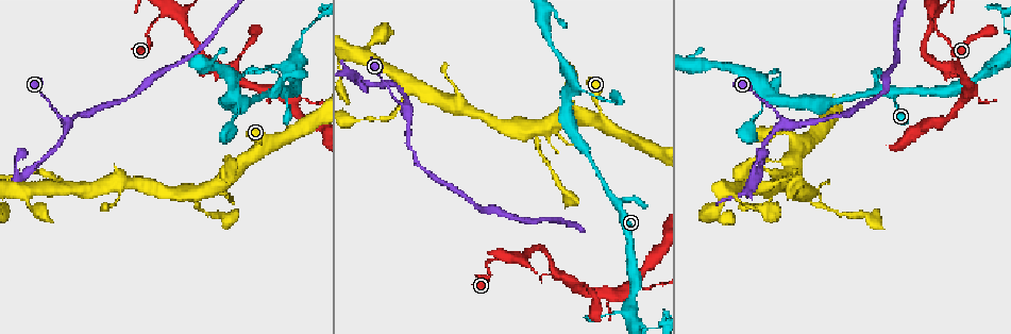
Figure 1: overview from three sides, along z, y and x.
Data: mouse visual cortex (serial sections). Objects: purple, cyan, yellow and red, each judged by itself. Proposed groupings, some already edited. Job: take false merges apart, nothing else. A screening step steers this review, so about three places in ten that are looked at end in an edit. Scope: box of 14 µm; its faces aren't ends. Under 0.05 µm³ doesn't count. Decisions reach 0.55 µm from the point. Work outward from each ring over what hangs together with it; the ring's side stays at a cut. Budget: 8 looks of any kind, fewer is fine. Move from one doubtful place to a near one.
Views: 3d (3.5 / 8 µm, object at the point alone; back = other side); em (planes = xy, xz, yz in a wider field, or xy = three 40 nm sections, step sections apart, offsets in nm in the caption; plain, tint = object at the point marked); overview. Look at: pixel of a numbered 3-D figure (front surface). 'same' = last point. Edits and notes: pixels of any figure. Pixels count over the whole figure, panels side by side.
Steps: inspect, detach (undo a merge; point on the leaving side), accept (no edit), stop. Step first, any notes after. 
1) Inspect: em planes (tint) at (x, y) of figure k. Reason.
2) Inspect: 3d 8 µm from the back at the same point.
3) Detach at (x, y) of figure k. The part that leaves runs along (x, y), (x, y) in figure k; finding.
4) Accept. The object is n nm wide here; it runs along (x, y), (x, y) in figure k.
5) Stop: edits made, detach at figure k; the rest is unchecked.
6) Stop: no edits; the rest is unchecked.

Inspect: 3d 3.5 µm at (796, 144) of figure 1. Thin arm on a thick one.

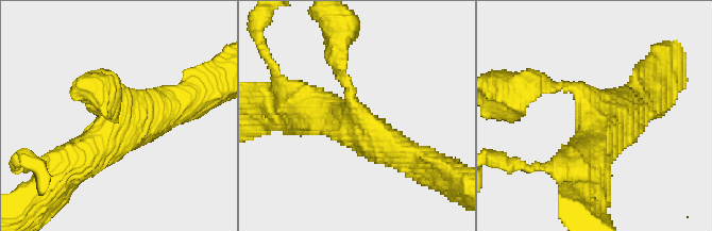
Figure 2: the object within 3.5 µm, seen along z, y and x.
Inspect: em xy step 1 (tint) at (590, 121) of figure 2. 3 arms meet here; the arms are 150, 500, 600 nm wide.

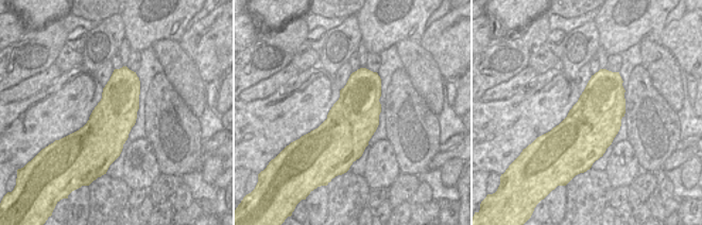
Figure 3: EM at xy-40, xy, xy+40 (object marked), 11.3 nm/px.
Accept. It runs along (543, 86), (585, 100), (587, 165) in figure 2; one cell here.

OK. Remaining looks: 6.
Inspect: 3d 8 µm at (167, 11) of figure 1. Four or more arms meet.

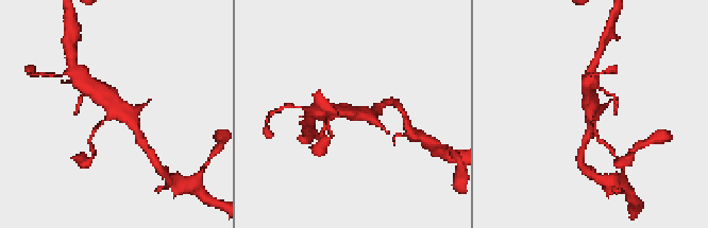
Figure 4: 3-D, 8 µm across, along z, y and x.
Inspect: em planes (tint) at (590, 112) of figure 4. 4 arms meet here; the arms are 150, 300, 300, 350 nm wide.

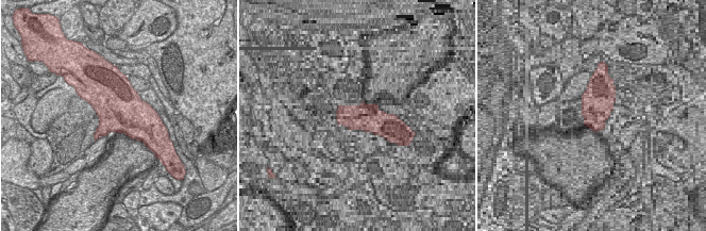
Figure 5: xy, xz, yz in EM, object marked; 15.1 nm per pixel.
Accept. Continuous, no second cell.

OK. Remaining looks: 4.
Inspect: 3d 3.5 µm at (963, 102) of figure 1. Two arms in line, one across.

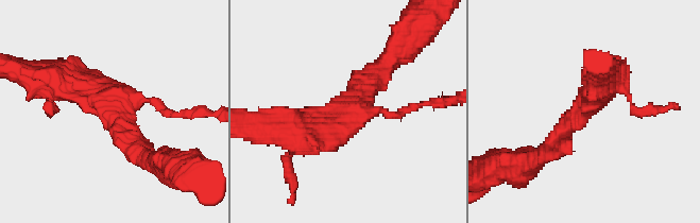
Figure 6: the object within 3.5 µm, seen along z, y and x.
Inspect: em planes (tint) at (110, 105) of figure 6.

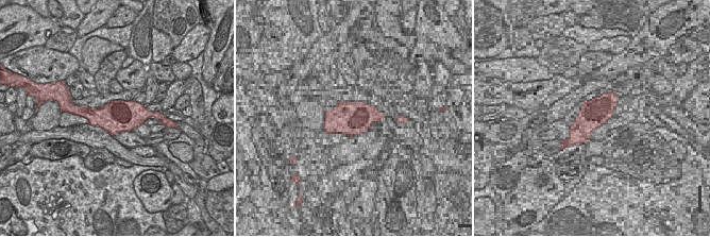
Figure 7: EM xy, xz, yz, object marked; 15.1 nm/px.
Detach at (183, 113) of figure 6. The arms are 100, 300, 450 nm wide; the part that leaves runs along (147, 100), (169, 114), (211, 114) in figure 6; a second cell is stuck on.

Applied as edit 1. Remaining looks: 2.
Stop: edits made, detach at figure 6; the rest is unchecked.

